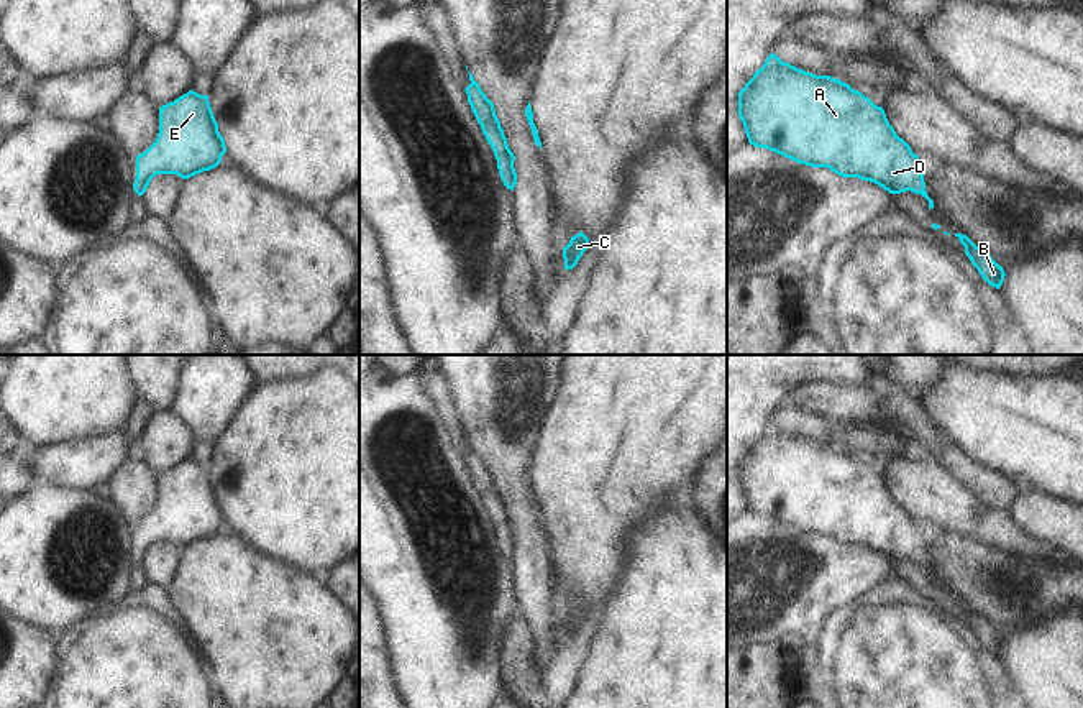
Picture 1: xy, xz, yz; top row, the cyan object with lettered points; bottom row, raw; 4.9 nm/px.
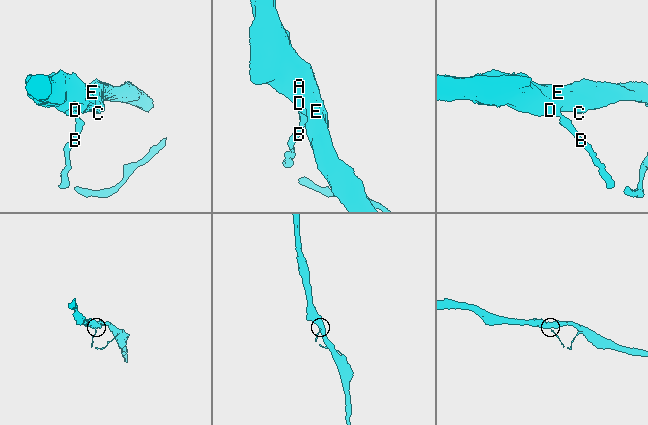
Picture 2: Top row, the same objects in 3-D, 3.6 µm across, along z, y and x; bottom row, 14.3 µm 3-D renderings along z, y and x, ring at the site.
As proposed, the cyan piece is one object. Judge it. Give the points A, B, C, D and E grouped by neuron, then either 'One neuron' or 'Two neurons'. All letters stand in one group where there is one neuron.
Groups: A B C D E. One neuron

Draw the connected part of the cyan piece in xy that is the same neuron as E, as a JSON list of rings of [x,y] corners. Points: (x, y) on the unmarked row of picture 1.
[[[194,458],[159,475],[156,509],[136,524],[133,557],[143,563],[158,542],[189,547],[217,536],[226,521],[208,463]]]

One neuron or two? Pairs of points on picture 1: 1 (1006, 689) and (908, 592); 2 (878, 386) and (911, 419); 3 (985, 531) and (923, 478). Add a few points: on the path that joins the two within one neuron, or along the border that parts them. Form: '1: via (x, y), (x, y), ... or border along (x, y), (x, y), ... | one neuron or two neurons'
1: via (987, 661), (972, 639), (936, 605) | one neuron
2: via (886, 393), (904, 411) | one neuron
3: via (970, 516), (937, 493) | one neuron

